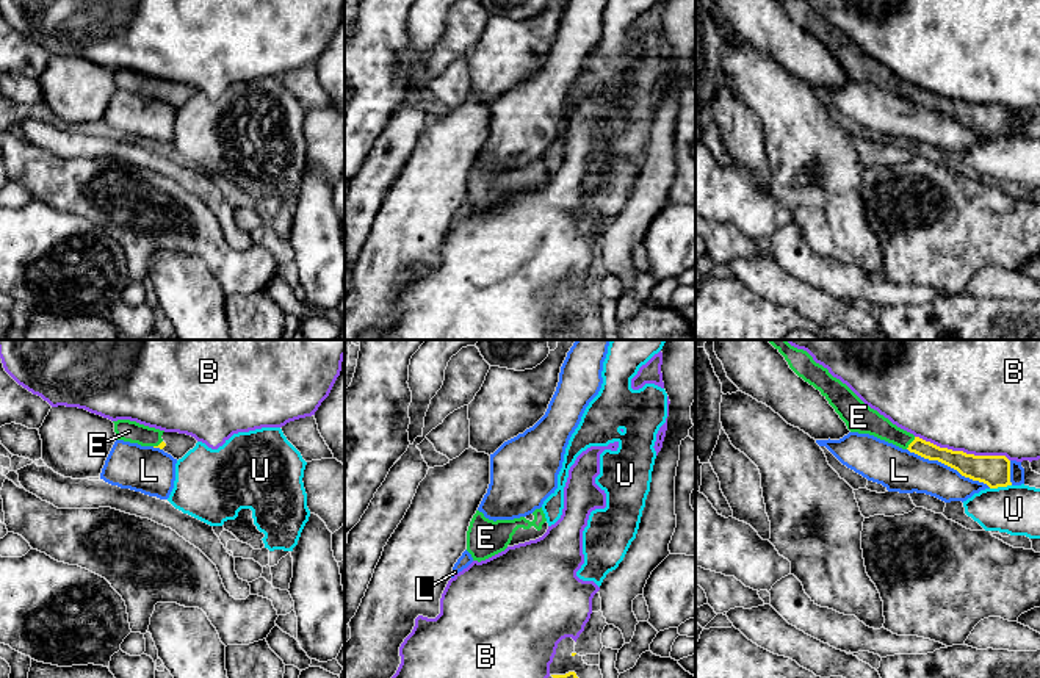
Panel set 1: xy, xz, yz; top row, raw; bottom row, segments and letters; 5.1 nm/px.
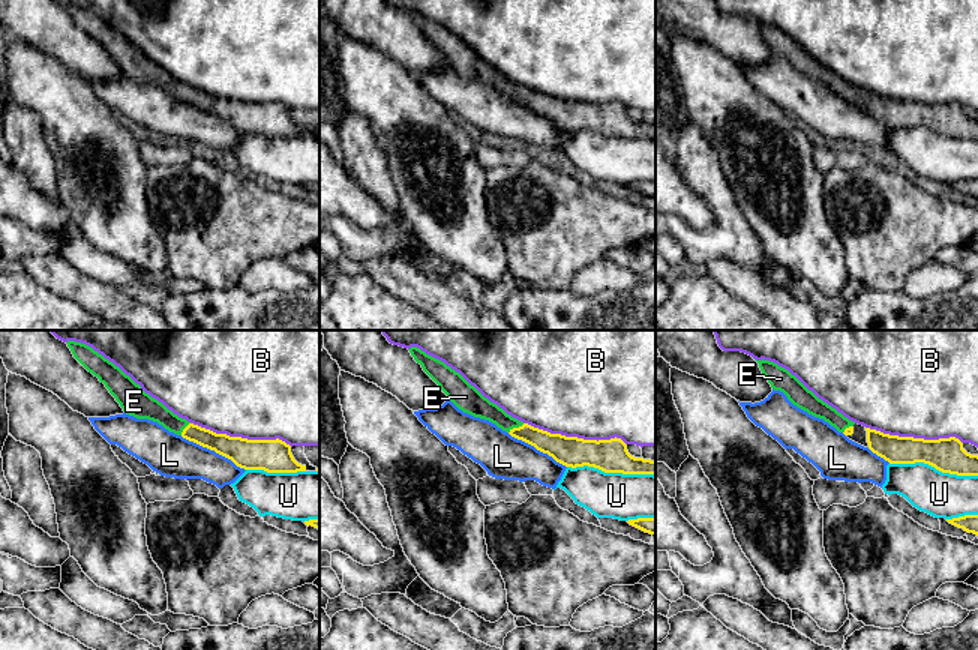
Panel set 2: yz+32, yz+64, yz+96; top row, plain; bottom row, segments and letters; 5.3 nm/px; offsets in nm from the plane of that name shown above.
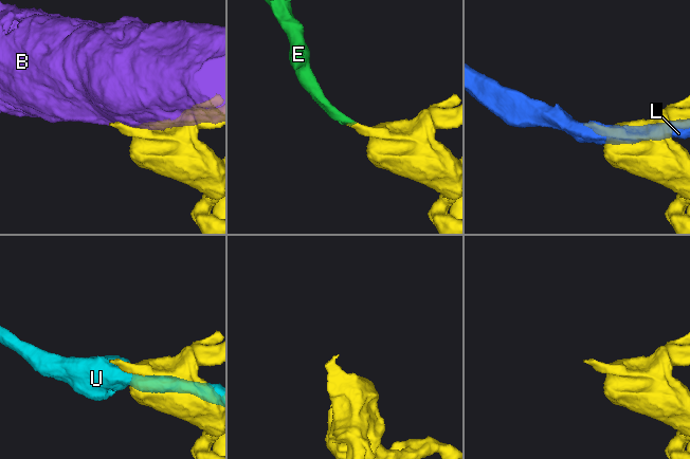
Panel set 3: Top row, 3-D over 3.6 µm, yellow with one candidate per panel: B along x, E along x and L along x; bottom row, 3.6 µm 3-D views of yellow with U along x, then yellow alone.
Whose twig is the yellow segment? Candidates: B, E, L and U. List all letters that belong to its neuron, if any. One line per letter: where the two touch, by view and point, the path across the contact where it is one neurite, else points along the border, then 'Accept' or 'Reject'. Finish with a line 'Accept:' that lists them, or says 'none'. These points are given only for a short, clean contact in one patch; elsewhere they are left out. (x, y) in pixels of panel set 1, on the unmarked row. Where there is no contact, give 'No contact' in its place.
B: Touches yellow at yz (962, 100). Reject
E: Touches yellow at yz (910, 93). Path across: yz (956, 108), (910, 93), (868, 69). Accept
L: Touches yellow at yz (949, 115). Reject
U: Touches yellow at yz (1000, 135). Reject
Accept: E

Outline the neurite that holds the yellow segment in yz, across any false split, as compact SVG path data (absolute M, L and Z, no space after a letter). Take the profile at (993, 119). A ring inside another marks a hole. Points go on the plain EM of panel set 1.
M807 0L778 2L799 27L821 41L850 81L869 83L924 108L938 110L965 127L987 133L990 138L1012 135L1010 110L1006 105L966 103L915 86L866 55L846 33L816 13Z

